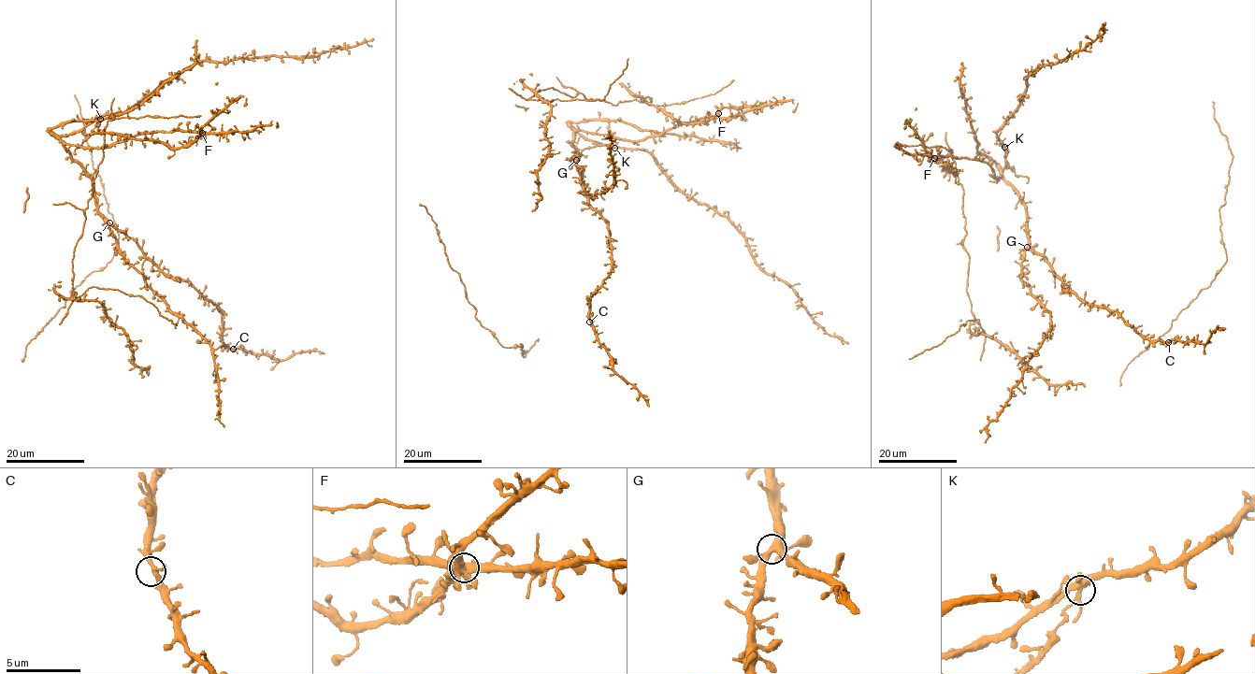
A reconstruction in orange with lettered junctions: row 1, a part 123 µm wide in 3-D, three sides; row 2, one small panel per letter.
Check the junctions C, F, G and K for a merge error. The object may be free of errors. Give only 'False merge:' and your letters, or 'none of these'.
False merge: K

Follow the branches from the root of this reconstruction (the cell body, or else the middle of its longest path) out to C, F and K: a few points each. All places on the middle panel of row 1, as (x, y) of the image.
C: (603, 101), (713, 118), (638, 140), (574, 132), (569, 158), (612, 248), (589, 322)
F: (603, 101), (614, 106), (628, 101), (631, 95), (641, 95), (685, 123), (702, 123), (718, 113)
K: (603, 101), (614, 106), (641, 95), (683, 122), (713, 118), (638, 140), (574, 129), (614, 147)

